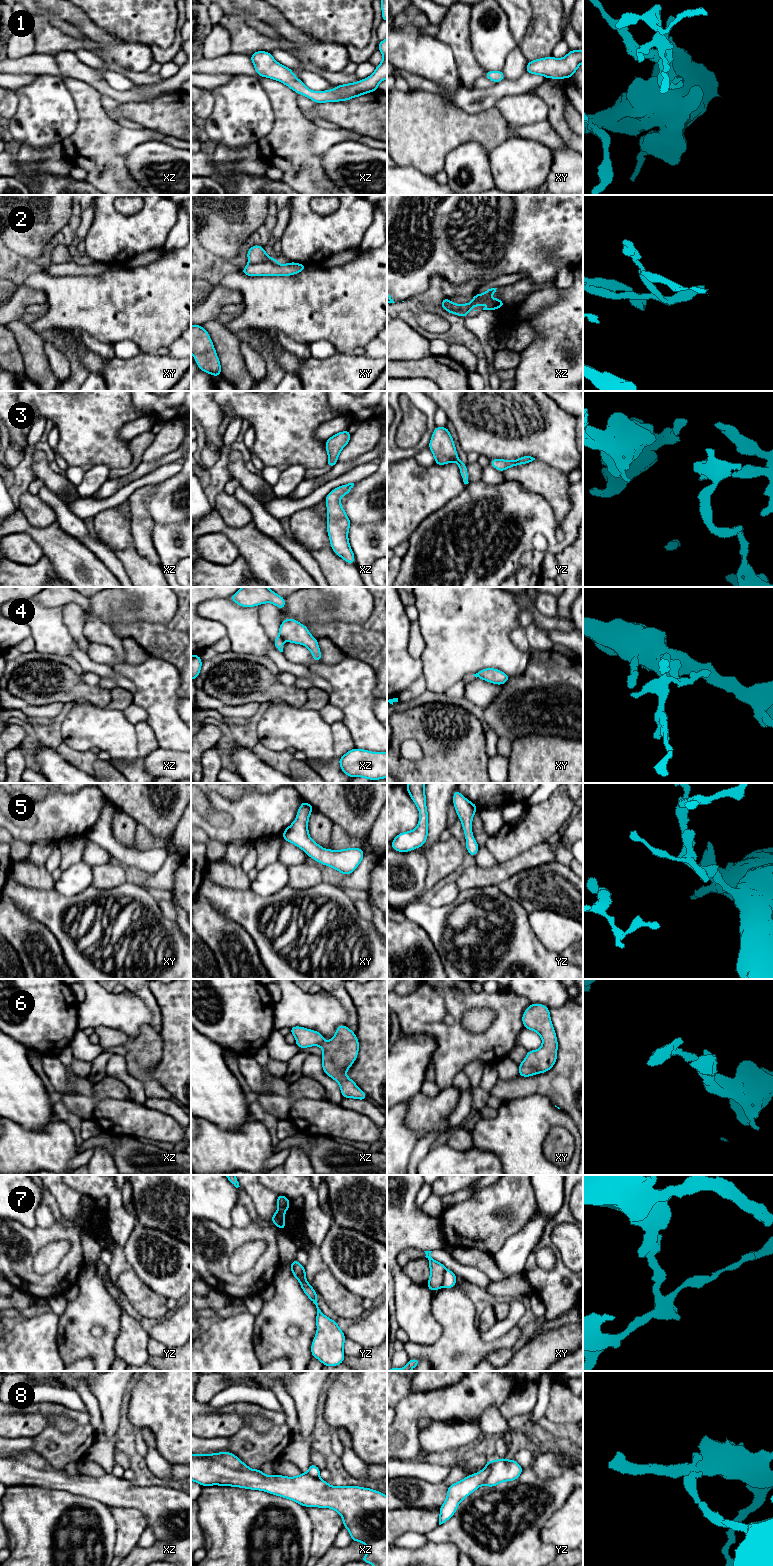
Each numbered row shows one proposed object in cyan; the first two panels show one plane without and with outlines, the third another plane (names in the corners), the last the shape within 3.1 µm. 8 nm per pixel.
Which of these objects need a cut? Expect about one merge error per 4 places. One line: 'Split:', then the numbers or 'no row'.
Split: 2, 4, 7, 8

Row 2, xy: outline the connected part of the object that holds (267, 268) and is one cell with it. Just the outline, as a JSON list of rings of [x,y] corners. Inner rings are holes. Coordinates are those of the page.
[[[271,262],[248,263],[240,272],[247,276],[290,276],[305,270],[307,265],[290,262],[284,265],[277,265]]]

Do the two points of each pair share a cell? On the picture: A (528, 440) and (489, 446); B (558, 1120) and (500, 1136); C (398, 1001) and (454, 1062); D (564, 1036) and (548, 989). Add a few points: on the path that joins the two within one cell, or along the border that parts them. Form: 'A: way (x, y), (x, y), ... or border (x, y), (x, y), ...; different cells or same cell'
A: way (518, 440), (499, 440); same cell
B: way (544, 1120), (528, 1120), (514, 1134); same cell
C: way (415, 1015), (425, 1025), (429, 1025), (449, 1045); same cell
D: border (570, 998), (561, 1005), (549, 1009); different cells

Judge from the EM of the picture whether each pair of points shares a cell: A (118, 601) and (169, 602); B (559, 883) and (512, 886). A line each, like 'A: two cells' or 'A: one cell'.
A: one cell
B: one cell

